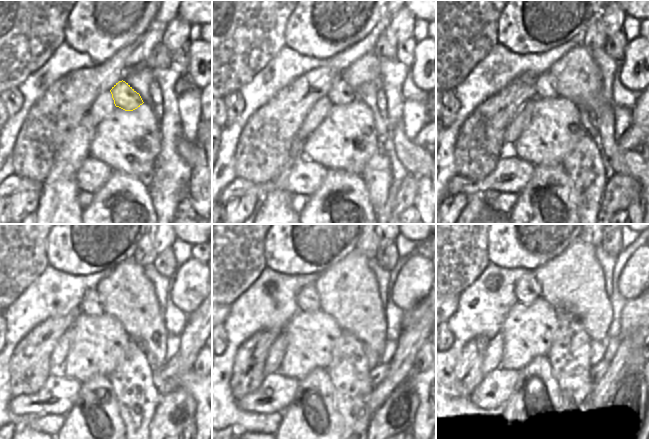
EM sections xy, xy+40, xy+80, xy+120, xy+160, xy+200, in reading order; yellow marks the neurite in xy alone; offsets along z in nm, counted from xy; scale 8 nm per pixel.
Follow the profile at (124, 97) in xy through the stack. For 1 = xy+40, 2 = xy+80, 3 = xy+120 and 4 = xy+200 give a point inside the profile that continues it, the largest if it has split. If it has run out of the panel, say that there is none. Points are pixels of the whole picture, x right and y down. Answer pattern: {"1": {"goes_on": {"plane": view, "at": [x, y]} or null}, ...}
{"1": {"goes_on": {"plane": "xy+40", "at": [340, 93]}}, "2": {"goes_on": {"plane": "xy+80", "at": [545, 84]}}, "3": {"goes_on": {"plane": "xy+120", "at": [90, 304]}}, "4": {"goes_on": {"plane": "xy+200", "at": [527, 291]}}}

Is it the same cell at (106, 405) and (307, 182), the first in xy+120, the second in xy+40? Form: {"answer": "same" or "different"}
{"answer": "different"}

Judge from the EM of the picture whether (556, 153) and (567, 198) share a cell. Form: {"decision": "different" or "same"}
{"decision": "different"}

